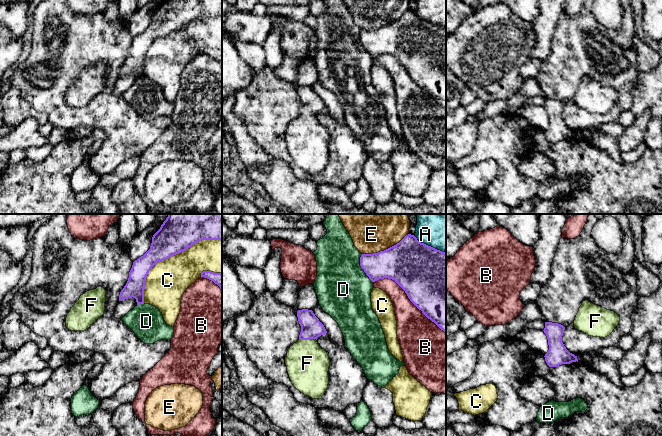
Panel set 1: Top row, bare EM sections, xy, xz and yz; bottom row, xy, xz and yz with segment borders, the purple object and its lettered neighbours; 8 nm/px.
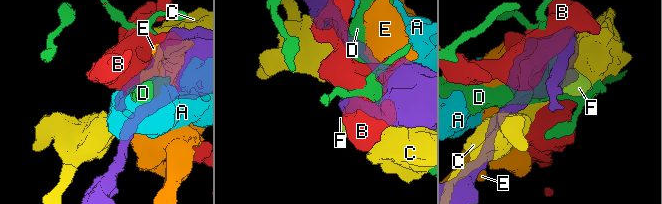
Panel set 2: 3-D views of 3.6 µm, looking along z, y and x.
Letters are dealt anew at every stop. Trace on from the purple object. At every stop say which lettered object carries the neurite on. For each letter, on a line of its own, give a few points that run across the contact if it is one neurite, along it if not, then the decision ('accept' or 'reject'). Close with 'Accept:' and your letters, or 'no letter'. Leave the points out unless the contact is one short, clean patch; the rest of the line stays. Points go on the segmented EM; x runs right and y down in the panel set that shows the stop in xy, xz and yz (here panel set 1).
A: reject
B: reject
C: reject
D: reject
E: reject
F: xz (311, 328), (307, 339), (307, 363) | accept
Accept: F

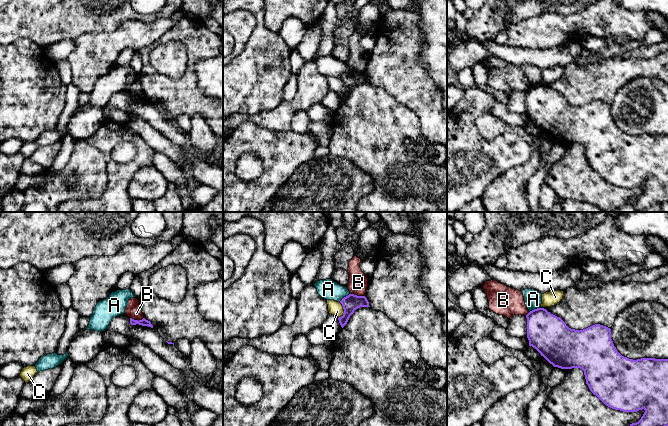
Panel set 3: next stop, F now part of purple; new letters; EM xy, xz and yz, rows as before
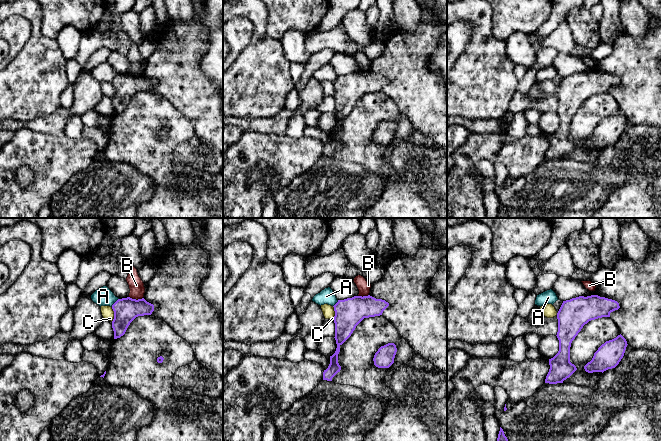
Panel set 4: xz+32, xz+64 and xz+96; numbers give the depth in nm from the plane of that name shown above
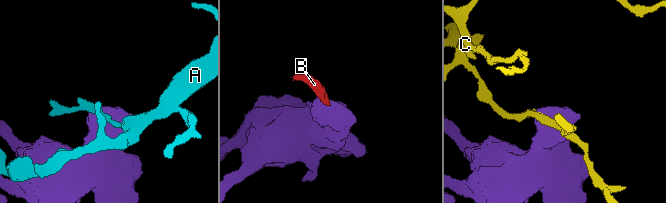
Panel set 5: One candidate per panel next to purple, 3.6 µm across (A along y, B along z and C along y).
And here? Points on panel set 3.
A: xz (350, 293), (339, 301) | reject
B: xy (130, 317), (136, 320), (143, 318) | reject
C: reject
Accept: no letter

